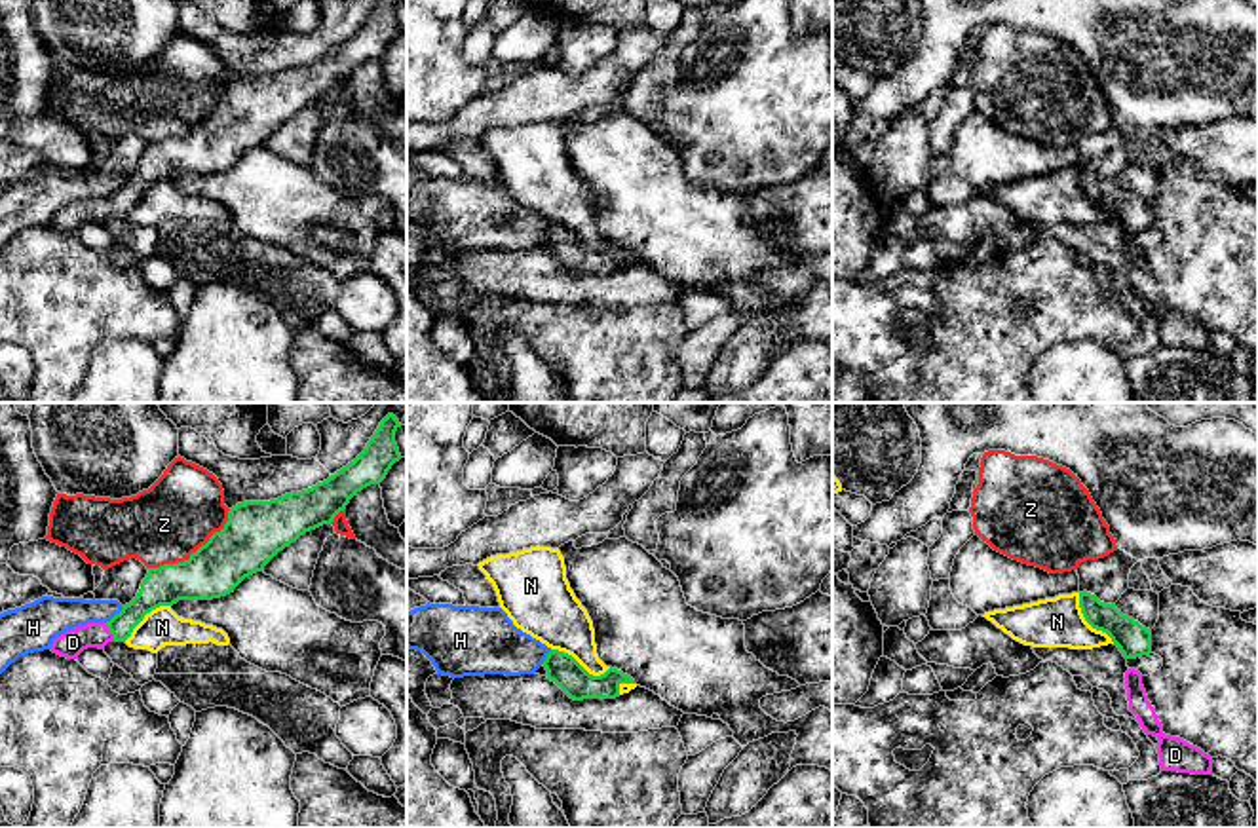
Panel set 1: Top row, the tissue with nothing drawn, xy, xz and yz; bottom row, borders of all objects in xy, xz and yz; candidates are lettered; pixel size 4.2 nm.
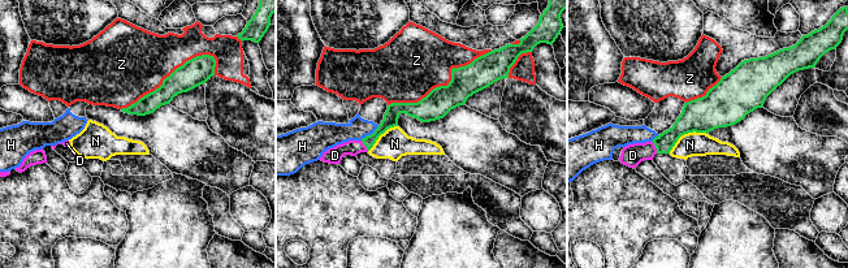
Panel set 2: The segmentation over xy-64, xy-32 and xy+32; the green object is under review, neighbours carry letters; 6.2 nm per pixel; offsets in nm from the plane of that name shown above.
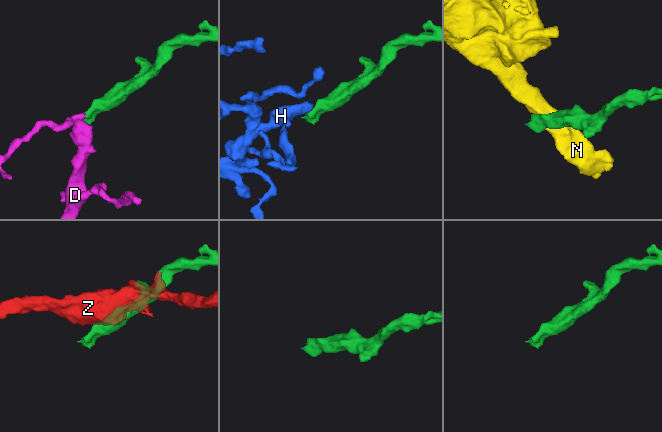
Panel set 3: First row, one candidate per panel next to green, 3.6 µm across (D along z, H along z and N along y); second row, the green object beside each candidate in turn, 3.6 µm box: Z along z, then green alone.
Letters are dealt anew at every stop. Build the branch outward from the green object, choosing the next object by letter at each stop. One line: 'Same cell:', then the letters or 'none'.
Same cell: D

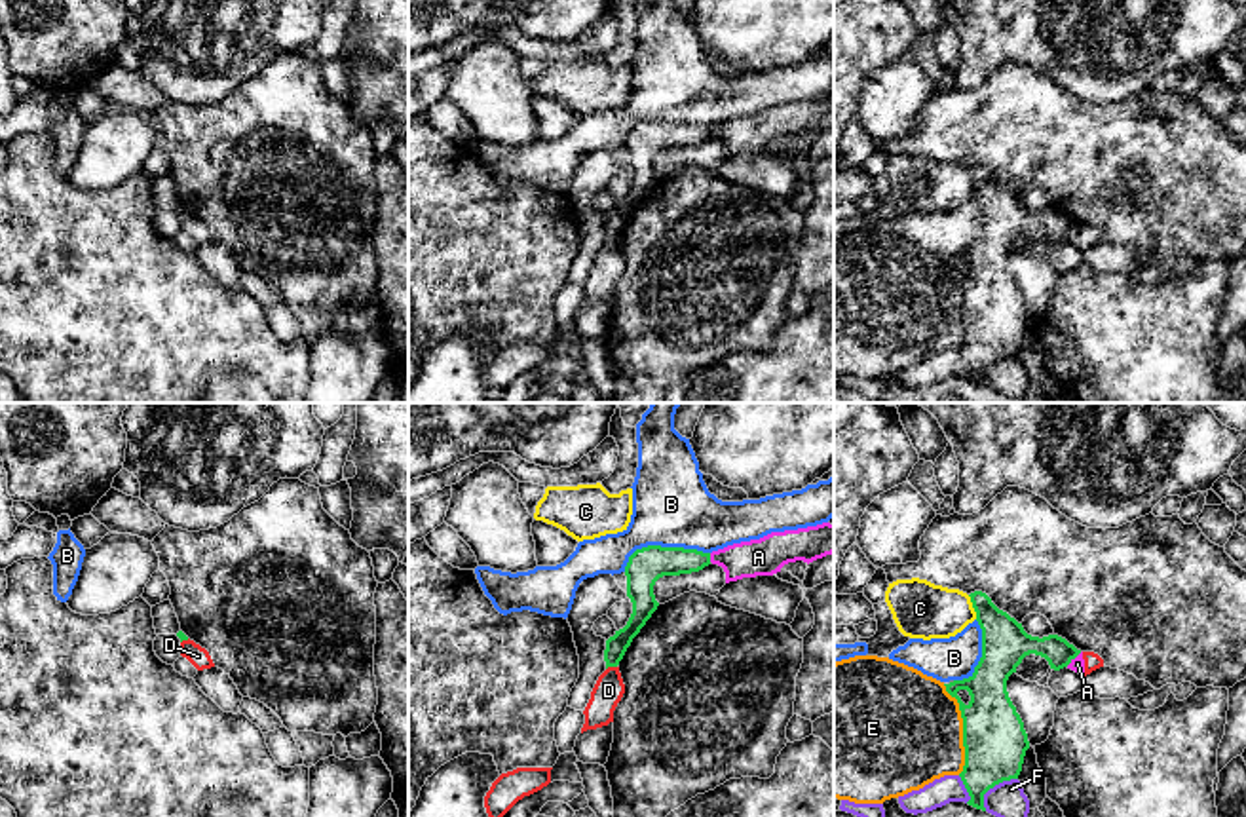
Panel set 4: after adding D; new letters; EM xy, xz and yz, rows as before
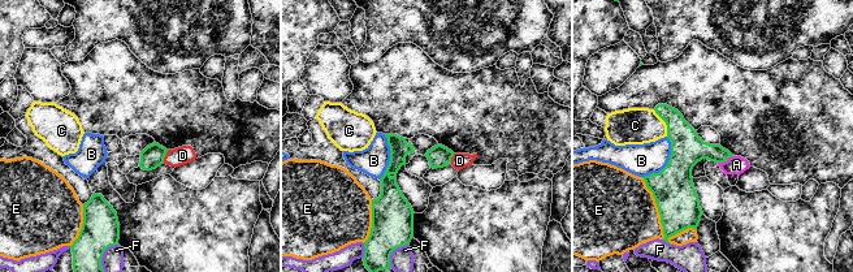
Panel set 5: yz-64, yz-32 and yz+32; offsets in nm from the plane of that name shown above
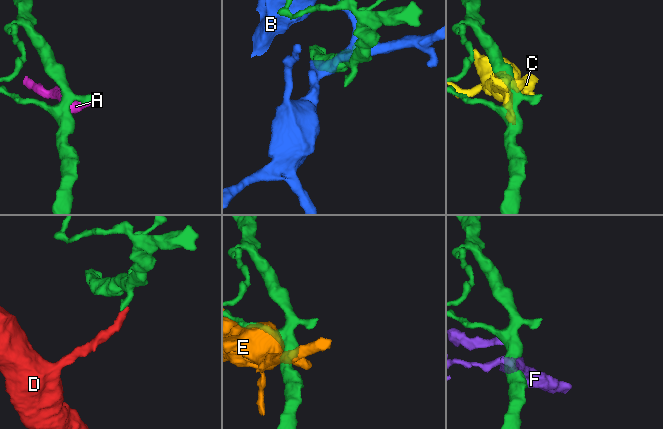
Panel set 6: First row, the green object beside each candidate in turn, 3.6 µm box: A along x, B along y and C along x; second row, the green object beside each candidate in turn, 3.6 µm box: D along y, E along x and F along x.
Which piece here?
Same cell: none

